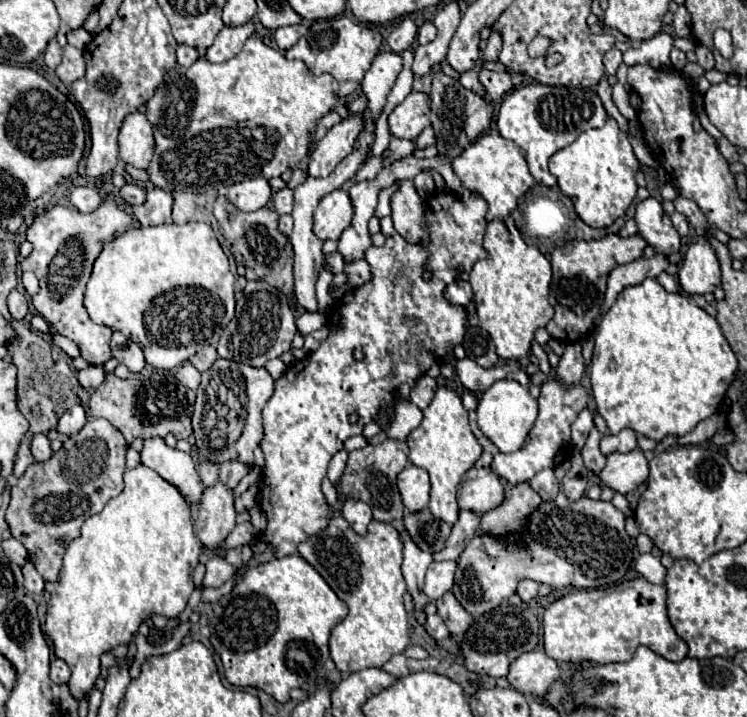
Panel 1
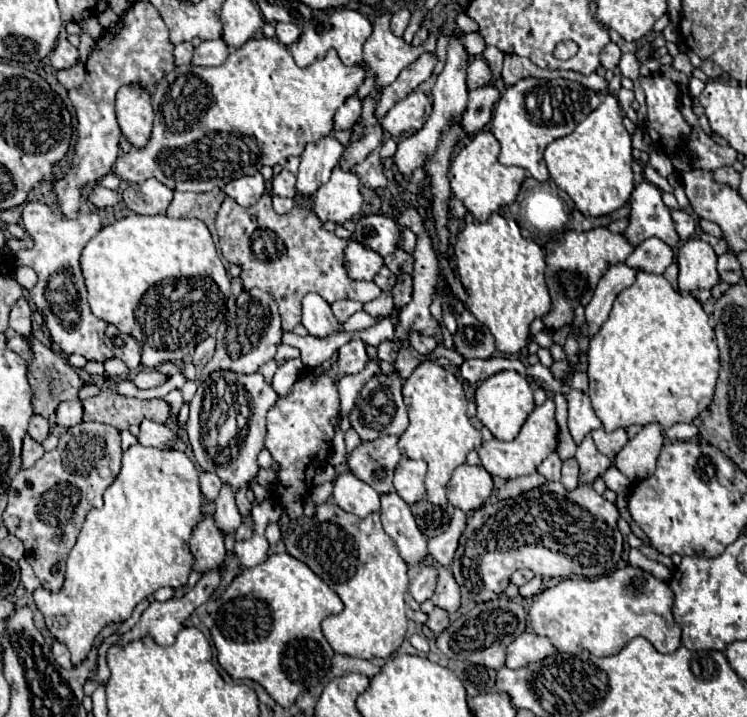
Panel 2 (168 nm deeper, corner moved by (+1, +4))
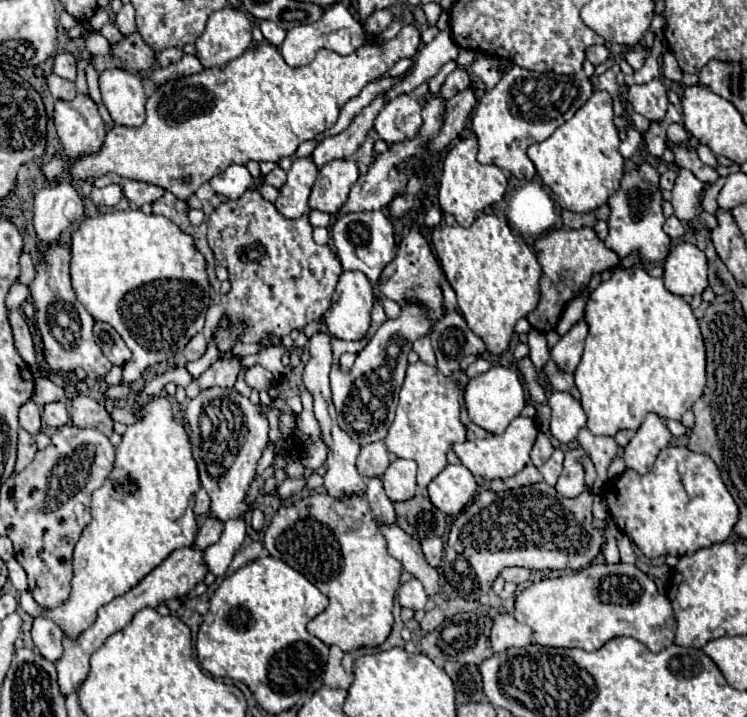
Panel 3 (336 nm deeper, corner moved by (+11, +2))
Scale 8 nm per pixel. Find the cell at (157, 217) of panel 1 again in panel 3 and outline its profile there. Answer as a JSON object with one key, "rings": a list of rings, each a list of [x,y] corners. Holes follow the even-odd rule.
{"rings":[[[122,179],[122,189],[124,195],[128,197],[128,201],[132,205],[142,207],[144,203],[154,203],[164,195],[162,187],[156,187],[152,183],[144,183],[144,181],[132,181],[132,179]]]}

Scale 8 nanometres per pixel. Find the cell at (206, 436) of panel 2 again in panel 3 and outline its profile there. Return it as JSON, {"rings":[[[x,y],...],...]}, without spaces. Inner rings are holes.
{"rings":[[[220,387],[200,391],[196,399],[188,401],[184,417],[190,427],[190,443],[202,487],[212,499],[210,515],[222,523],[228,519],[242,519],[250,511],[250,505],[246,503],[248,489],[256,479],[258,461],[268,445],[268,419],[260,415],[260,407],[234,389],[224,391],[226,389]],[[224,397],[228,399],[224,401]],[[224,411],[228,411],[228,417],[232,419],[224,419]]]}

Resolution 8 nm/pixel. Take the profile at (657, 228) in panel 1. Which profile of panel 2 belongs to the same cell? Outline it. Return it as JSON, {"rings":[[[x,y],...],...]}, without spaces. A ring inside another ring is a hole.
{"rings":[[[644,181],[634,187],[630,197],[630,225],[624,237],[636,247],[650,237],[658,237],[670,247],[680,243],[680,237],[674,229],[670,209],[662,201],[662,193],[656,185]]]}

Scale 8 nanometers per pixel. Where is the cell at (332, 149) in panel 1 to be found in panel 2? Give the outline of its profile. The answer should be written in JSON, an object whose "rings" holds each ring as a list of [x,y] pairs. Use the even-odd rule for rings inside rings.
{"rings":[[[334,135],[322,137],[320,141],[306,145],[300,157],[296,189],[300,193],[314,195],[318,187],[330,179],[332,169],[338,165],[342,157],[342,151],[344,151],[344,145],[338,139],[334,139]]]}

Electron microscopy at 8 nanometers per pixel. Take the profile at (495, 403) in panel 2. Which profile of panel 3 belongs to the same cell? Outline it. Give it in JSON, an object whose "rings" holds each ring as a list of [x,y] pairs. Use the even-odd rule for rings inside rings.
{"rings":[[[494,365],[490,367],[486,373],[474,377],[468,381],[466,391],[464,391],[464,405],[468,411],[468,417],[480,425],[482,429],[486,429],[488,433],[500,435],[504,433],[504,429],[508,427],[508,423],[520,415],[520,411],[526,405],[526,395],[522,389],[522,383],[518,379],[518,375],[502,365]]]}

